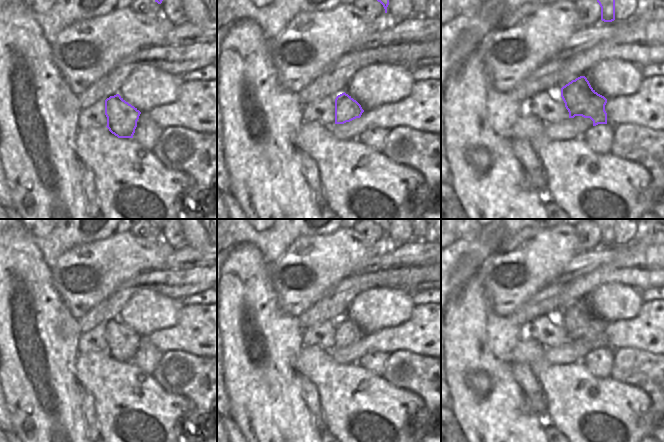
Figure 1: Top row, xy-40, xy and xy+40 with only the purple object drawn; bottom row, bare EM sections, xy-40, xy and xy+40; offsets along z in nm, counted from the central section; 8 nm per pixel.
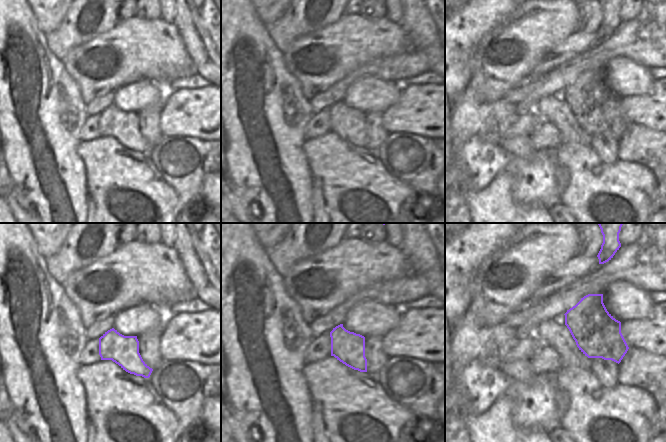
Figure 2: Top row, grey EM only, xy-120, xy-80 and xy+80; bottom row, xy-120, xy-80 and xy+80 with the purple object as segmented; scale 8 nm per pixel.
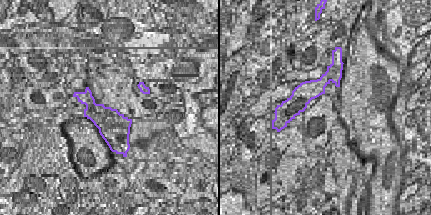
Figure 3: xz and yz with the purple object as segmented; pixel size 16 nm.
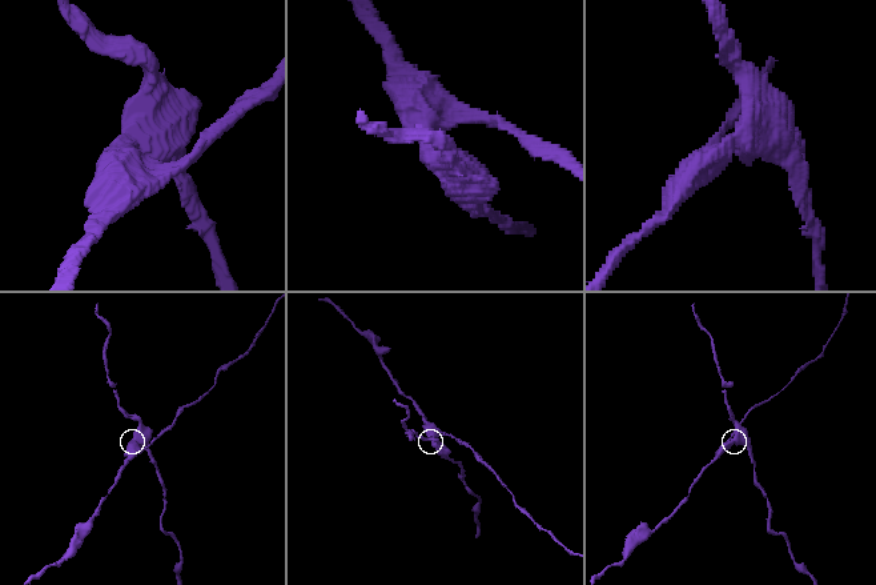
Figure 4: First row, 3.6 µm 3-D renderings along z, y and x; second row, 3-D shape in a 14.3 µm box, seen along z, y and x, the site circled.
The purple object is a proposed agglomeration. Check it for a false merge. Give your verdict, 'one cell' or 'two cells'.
two cells

